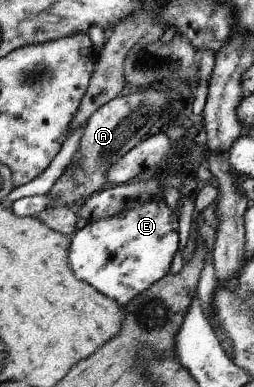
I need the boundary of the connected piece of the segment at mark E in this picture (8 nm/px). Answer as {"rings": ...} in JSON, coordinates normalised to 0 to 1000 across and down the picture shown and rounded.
{"rings":[[[504,514],[465,553],[350,568],[276,612],[264,674],[303,721],[350,731],[370,749],[437,770],[461,788],[504,788],[539,760],[583,747],[669,700],[669,680],[697,649],[697,561],[642,514]]]}

